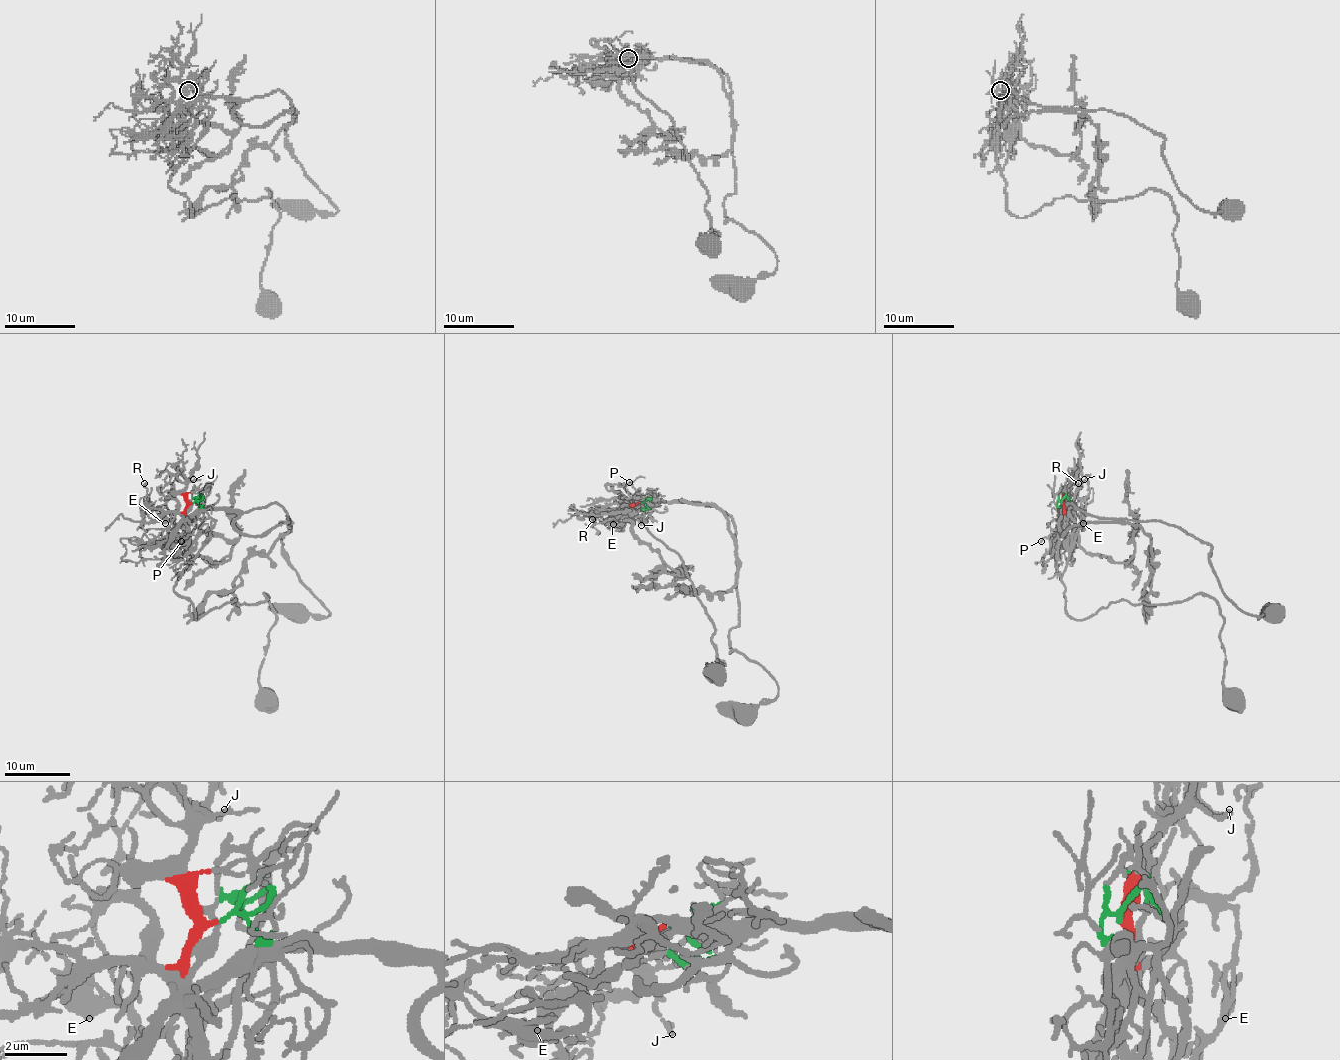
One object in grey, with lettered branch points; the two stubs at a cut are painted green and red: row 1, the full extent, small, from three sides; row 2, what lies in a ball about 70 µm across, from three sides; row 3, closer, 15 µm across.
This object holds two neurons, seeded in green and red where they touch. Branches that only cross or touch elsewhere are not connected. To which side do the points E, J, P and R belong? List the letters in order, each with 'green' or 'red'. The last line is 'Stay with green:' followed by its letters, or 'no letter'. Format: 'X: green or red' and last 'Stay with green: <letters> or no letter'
E: red
J: red
P: green
R: red
Stay with green: P

